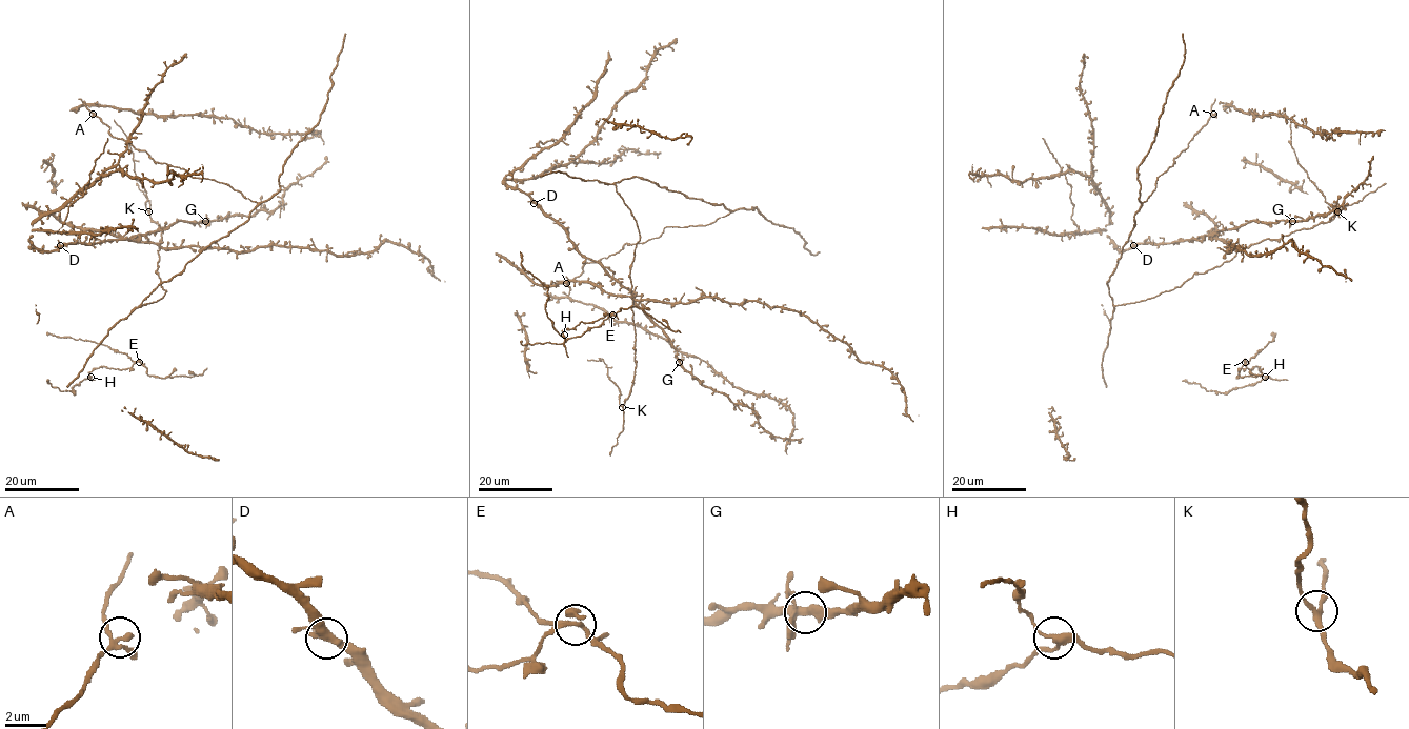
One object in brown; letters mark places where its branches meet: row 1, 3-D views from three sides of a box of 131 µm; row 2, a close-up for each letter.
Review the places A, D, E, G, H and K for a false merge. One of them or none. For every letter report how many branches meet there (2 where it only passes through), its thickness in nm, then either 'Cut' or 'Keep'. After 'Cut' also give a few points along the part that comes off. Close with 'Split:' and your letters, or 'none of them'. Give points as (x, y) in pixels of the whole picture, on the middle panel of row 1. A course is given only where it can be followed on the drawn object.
A: Branches: 3. Thickness 240 nm. Keep
D: Branches: 4. Thickness 360 nm. Keep
E: Branches: 4. Thickness 220 nm. Cut. Course of the part to remove: (611, 315), (598, 326), (589, 327), (581, 336), (562, 343), (521, 344), (522, 341)
G: Branches: 4. Thickness 360 nm. Keep
H: Branches: 3. Thickness 280 nm. Keep
K: Branches: 3. Thickness 240 nm. Keep
Split: E

